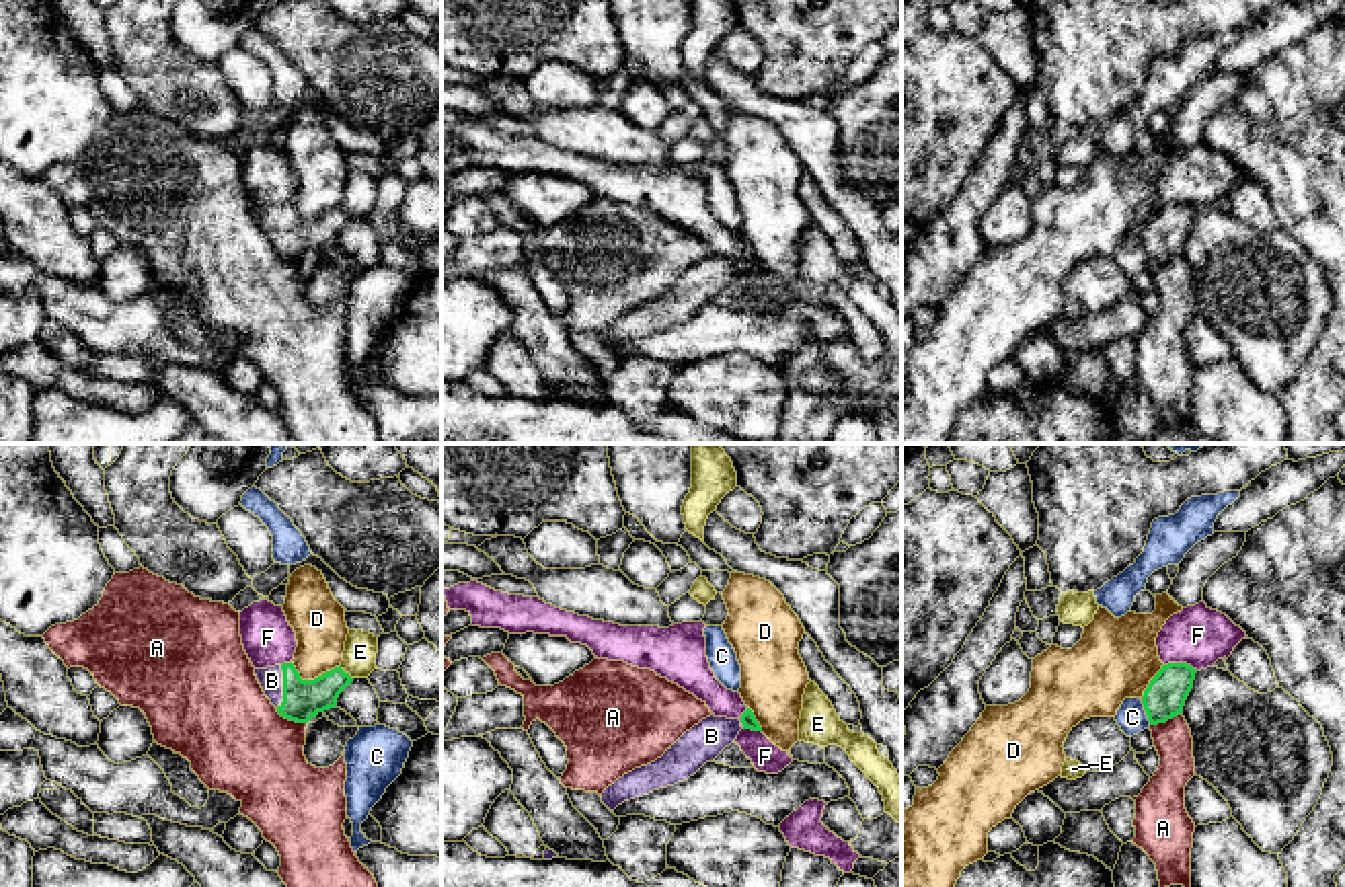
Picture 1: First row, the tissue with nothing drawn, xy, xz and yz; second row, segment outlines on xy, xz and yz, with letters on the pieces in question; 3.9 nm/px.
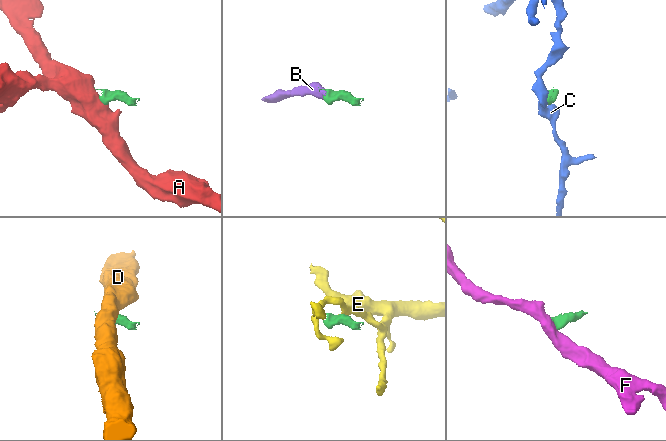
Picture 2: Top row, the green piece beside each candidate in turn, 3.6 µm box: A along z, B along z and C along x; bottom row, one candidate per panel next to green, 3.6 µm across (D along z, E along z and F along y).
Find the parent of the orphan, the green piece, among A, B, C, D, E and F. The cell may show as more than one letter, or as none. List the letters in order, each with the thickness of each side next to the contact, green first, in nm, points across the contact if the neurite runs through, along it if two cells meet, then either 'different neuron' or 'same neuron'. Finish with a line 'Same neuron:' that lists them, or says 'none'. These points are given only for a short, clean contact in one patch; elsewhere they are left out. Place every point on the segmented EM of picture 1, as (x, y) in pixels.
A: calibres 160 and 400 nm; border xy (276, 709), (290, 719), (306, 723); different neuron
B: calibres 160 and 100 nm; way xy (302, 699), (296, 699), (284, 686), (272, 680); same neuron
C: calibres 160 and 120 nm; border yz (1140, 701), (1150, 723); different neuron
D: calibres 160 and 200 nm; border xy (292, 662), (302, 678), (317, 678), (339, 664); different neuron
E: calibres 160 and 130 nm; border xy (339, 666), (352, 678); different neuron
F: calibres 160 and 240 nm; border yz (1165, 664), (1189, 664), (1198, 670); different neuron
Same neuron: B

